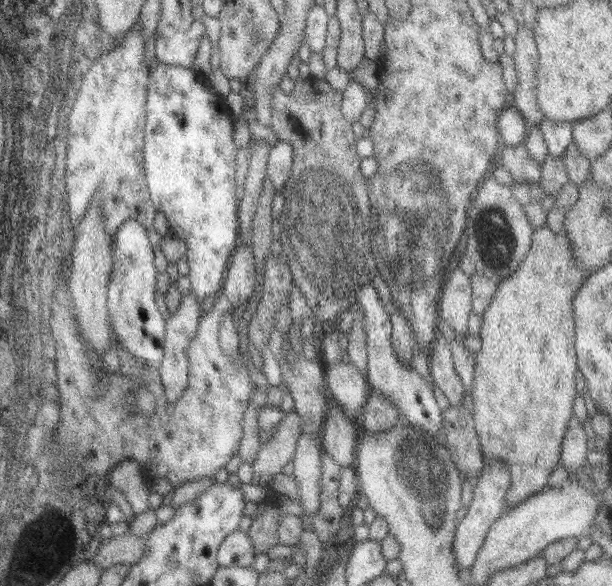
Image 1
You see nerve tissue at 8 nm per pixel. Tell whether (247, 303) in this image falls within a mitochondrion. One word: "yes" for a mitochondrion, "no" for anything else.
no

